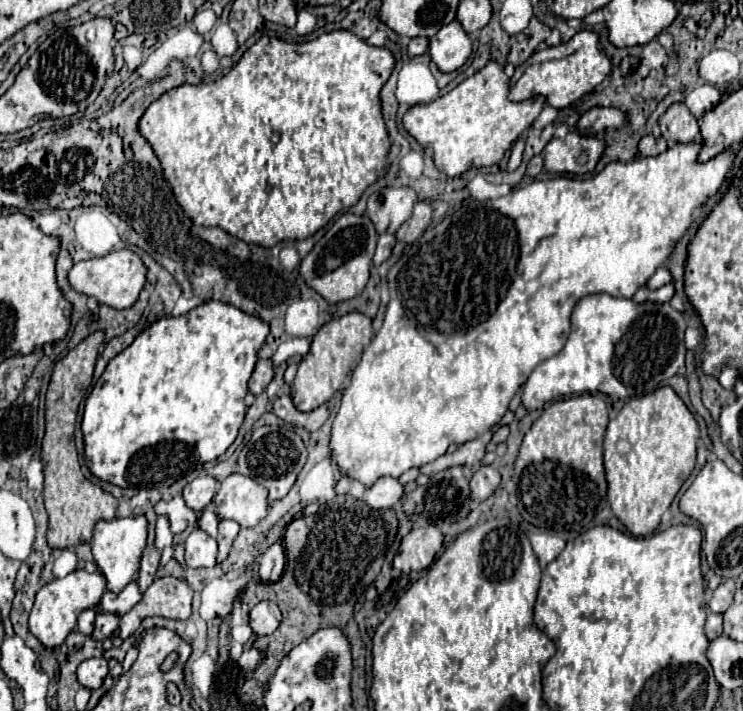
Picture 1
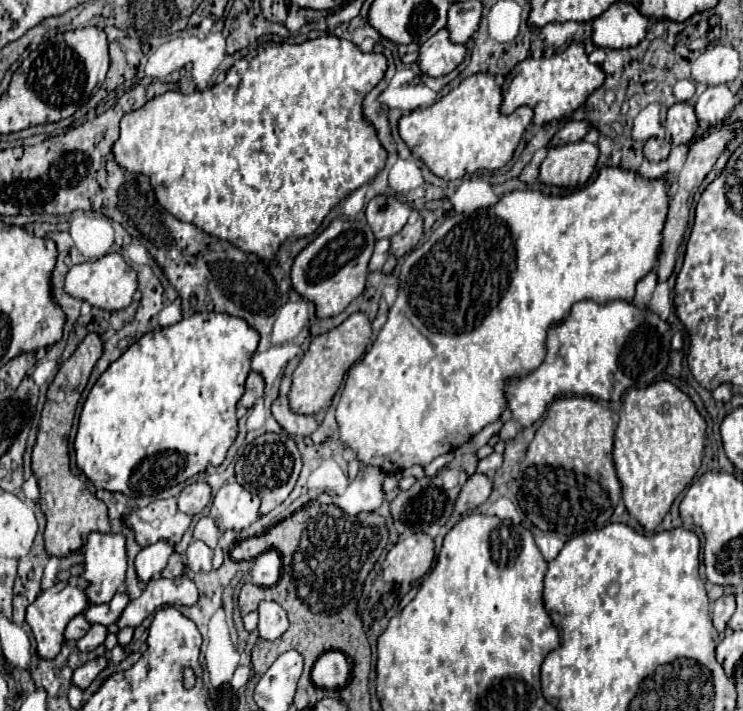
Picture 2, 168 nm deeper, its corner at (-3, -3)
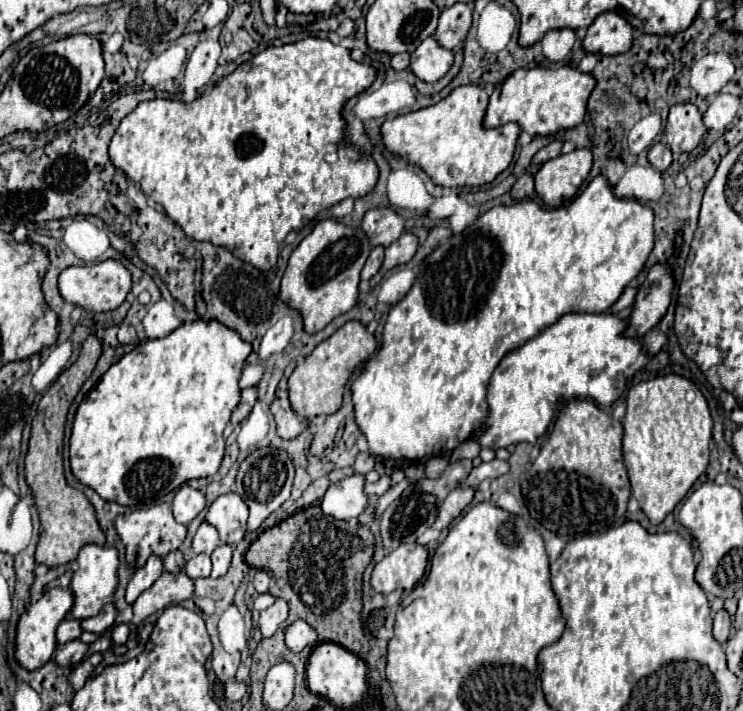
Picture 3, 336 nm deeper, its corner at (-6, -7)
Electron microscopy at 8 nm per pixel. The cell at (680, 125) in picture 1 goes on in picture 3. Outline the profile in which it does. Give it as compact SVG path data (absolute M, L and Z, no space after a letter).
M681 103L671 107L665 127L667 143L671 145L671 149L681 149L689 153L699 145L703 133L705 127L701 121L701 113L693 103Z

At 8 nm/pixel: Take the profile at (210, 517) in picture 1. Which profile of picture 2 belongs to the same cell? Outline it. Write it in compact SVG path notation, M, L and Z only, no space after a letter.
M202 517L196 523L196 527L194 527L194 539L204 541L210 549L216 547L216 543L220 539L220 531L218 531L218 527L216 527L216 523L214 523L212 517Z

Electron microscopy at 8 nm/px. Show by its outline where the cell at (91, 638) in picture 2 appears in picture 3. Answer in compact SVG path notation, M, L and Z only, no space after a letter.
M75 639L75 641L67 643L63 649L55 651L55 661L57 661L61 667L79 665L79 663L85 659L87 649L89 649L89 645L87 645L87 643L83 643L81 639Z

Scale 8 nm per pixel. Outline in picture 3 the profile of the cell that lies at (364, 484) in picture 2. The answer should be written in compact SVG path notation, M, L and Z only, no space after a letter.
M355 473L327 489L321 501L321 509L325 515L351 521L367 509L367 501L369 497L365 493L365 475Z

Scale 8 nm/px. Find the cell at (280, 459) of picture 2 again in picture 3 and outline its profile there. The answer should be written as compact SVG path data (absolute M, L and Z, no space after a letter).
M273 447L255 449L239 465L239 471L237 471L237 493L249 505L249 511L251 511L249 513L249 521L247 521L249 531L257 531L261 527L261 523L289 499L291 487L293 487L293 479L295 479L293 459L283 449L273 449Z

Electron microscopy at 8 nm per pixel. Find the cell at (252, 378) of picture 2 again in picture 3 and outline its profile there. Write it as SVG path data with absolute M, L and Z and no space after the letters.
M247 387L241 391L241 401L237 405L237 409L231 415L231 423L241 423L253 409L253 405L257 403L257 387Z

